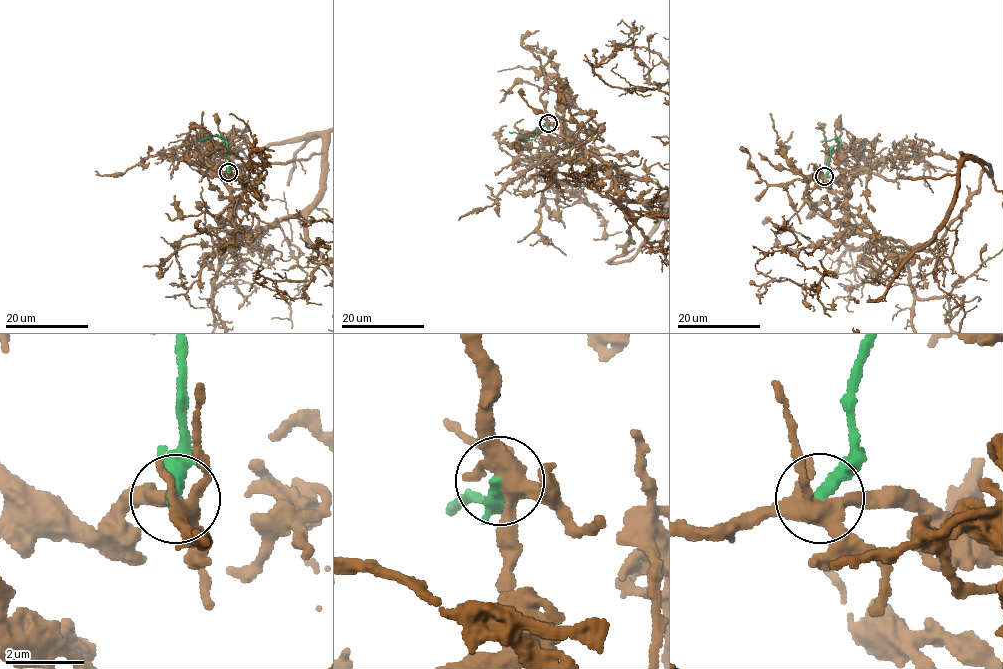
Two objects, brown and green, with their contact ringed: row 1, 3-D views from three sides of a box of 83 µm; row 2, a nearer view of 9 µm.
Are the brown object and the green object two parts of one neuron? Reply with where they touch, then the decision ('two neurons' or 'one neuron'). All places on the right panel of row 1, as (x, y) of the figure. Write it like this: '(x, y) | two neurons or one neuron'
(824, 176) | two neurons

